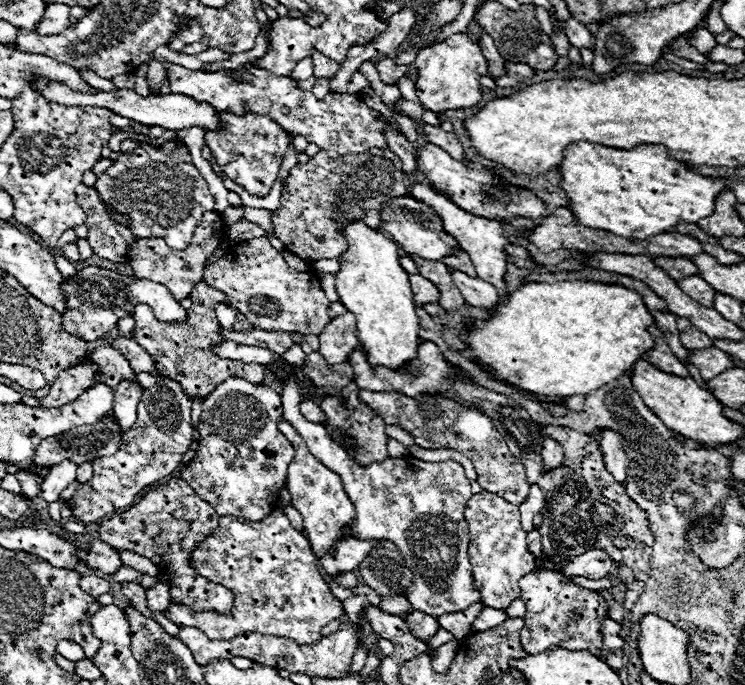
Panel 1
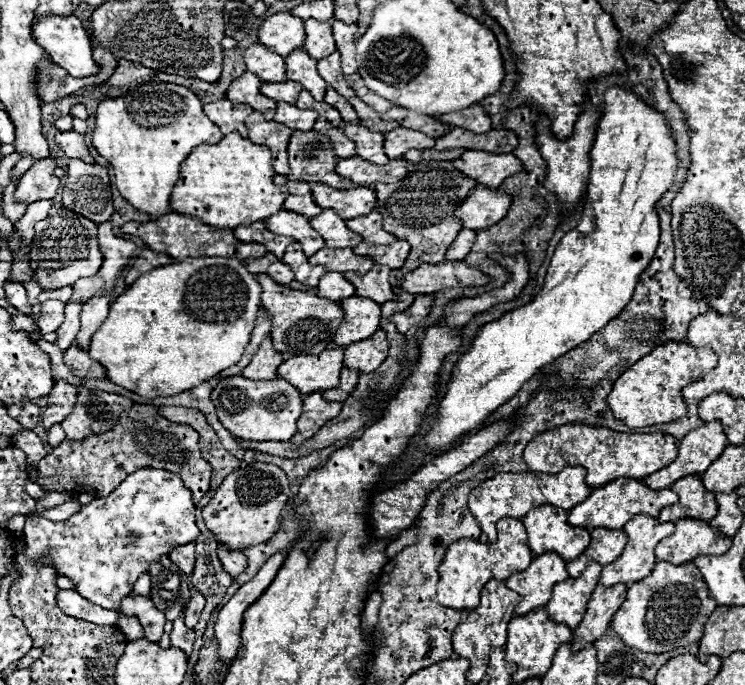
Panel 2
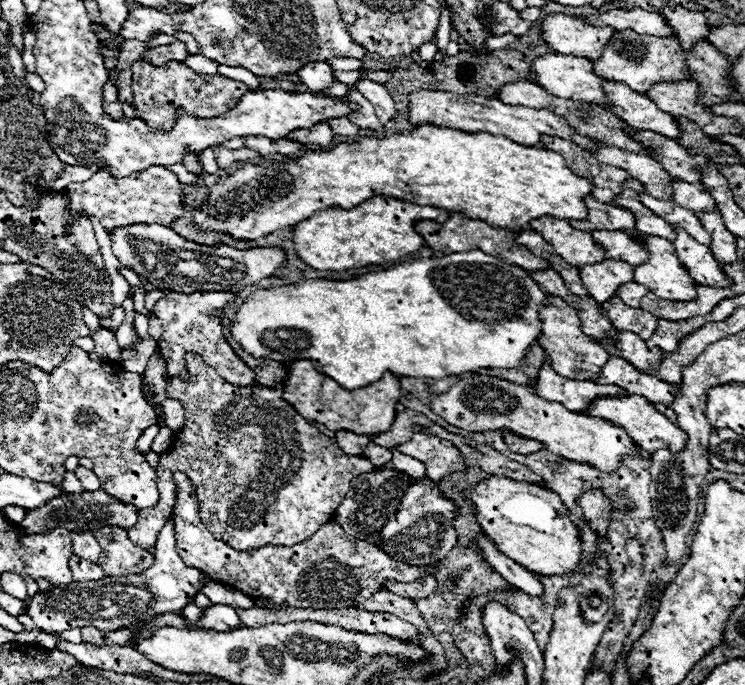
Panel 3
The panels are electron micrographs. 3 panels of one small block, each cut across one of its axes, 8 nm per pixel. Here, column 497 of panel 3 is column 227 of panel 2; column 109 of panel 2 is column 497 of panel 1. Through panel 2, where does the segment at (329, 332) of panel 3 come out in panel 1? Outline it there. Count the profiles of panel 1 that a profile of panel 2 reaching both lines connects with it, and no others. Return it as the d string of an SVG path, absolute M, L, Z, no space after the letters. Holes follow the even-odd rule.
M528 282L506 298L506 304L498 308L498 314L476 324L468 334L468 344L494 378L512 384L520 390L538 396L574 396L588 394L604 384L630 372L636 360L654 348L654 340L648 328L654 326L654 316L648 312L642 296L620 284L596 284L596 282Z

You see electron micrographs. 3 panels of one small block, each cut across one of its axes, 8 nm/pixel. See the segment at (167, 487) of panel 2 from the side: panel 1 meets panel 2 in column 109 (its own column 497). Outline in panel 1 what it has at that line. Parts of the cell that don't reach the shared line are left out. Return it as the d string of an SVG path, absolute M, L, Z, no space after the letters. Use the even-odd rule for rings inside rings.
M482 490L468 500L464 518L470 526L470 564L474 584L480 588L482 604L504 610L516 598L520 598L518 580L530 572L536 572L536 558L528 552L526 532L520 526L520 512L516 504Z

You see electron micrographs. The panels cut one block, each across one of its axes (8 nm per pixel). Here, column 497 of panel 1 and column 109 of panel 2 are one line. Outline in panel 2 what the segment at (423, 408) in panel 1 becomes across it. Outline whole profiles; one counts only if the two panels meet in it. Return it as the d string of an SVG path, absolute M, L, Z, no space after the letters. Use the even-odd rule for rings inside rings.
M132 404L132 408L128 408L128 412L120 416L120 428L114 428L102 434L92 434L82 440L68 440L68 438L62 440L56 448L48 452L48 456L44 456L38 462L38 468L40 468L40 474L46 478L46 480L40 480L44 490L48 492L70 492L72 490L76 494L90 492L92 496L112 494L124 478L128 478L132 472L140 468L162 468L162 470L170 470L170 472L184 476L182 480L192 490L194 502L200 502L200 498L206 496L210 488L210 478L212 478L212 466L202 458L200 448L198 448L198 432L186 424L176 424L176 422L166 420L164 416L158 414L158 408L150 404Z

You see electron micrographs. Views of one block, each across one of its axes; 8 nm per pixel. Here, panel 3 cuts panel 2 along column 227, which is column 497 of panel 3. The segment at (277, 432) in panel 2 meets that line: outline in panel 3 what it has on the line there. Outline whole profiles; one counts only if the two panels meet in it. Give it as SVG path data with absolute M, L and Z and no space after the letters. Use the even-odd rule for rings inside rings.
M484 372L464 374L452 390L432 400L432 410L446 422L464 430L486 432L502 428L522 438L534 438L550 452L578 464L592 464L600 472L616 472L624 456L646 456L634 440L628 438L624 428L602 418L570 412L558 402L548 402L532 394L526 386L504 382Z

